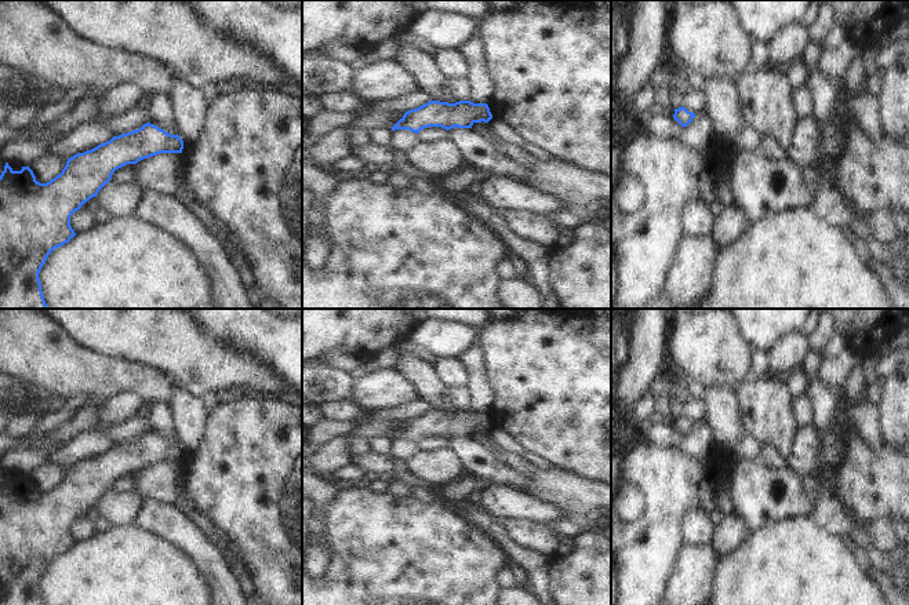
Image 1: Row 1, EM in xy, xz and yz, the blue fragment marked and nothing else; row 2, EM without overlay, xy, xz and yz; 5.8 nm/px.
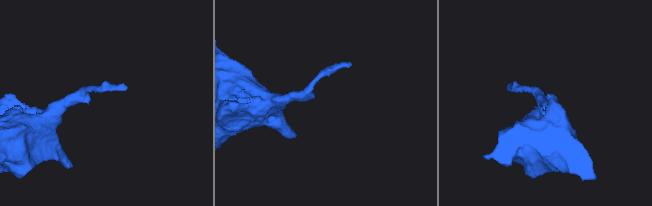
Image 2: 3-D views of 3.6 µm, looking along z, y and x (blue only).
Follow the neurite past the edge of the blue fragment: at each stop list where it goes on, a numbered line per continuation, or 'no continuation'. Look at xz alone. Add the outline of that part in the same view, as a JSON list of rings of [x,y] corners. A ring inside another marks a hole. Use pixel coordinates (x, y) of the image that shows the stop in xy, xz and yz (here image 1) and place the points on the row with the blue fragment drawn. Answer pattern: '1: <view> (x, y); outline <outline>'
no continuation

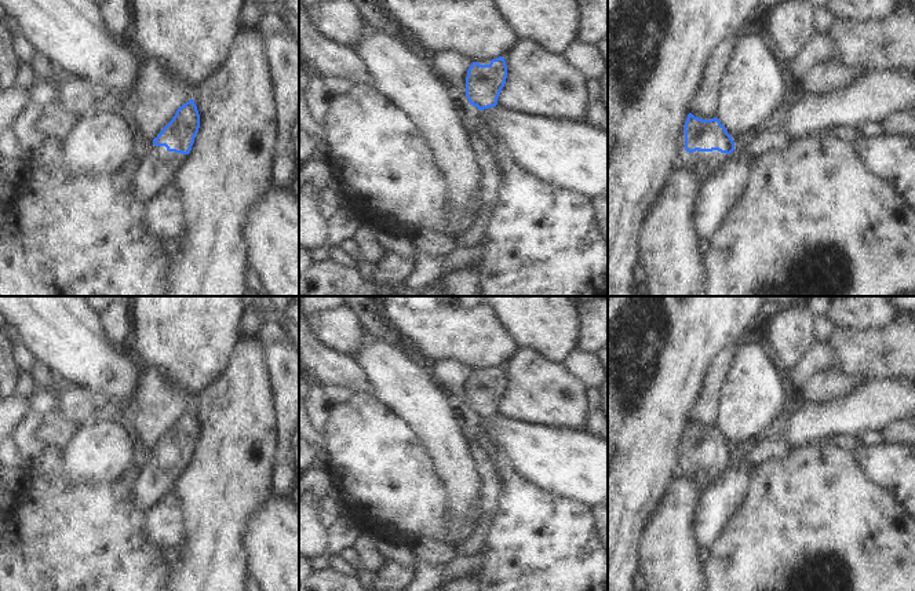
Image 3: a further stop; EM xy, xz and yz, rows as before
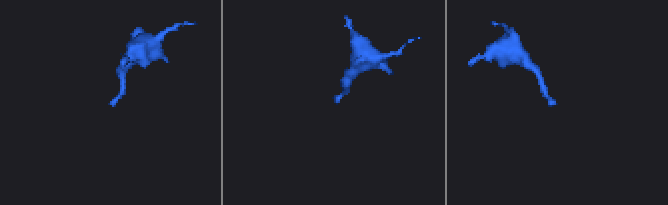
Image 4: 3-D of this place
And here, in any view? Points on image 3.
1: yz (704, 163); outline [[[682,129],[682,136],[679,139],[679,158],[678,164],[682,167],[699,172],[706,182],[715,172],[717,167],[728,160],[729,154],[721,153],[718,150],[712,152],[693,152],[685,150],[685,131]]]

